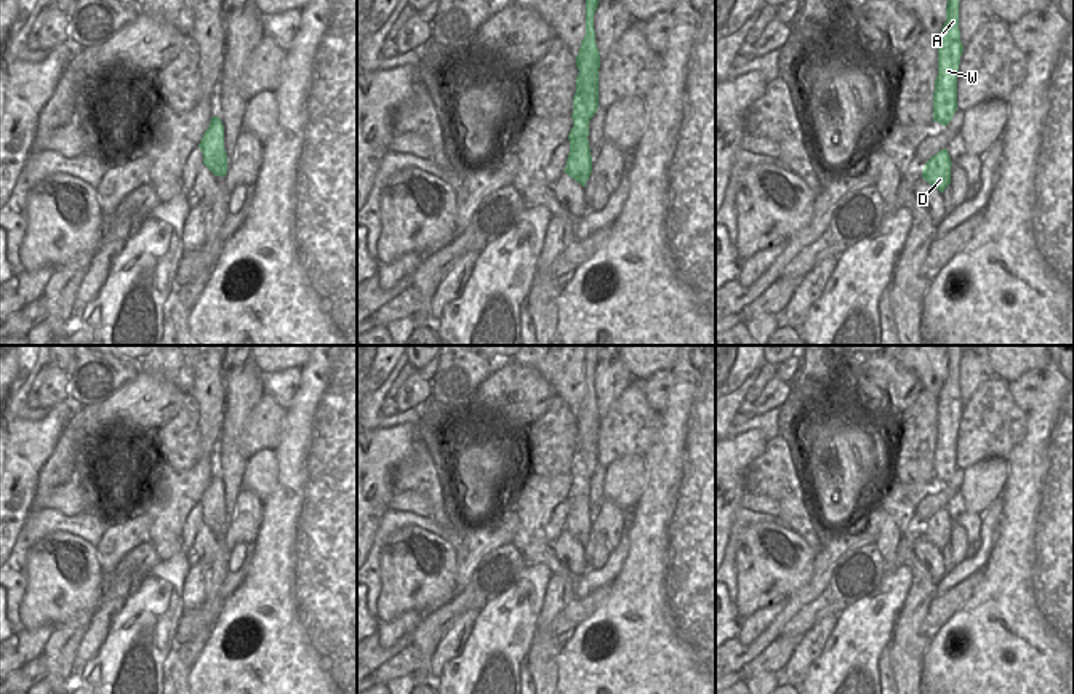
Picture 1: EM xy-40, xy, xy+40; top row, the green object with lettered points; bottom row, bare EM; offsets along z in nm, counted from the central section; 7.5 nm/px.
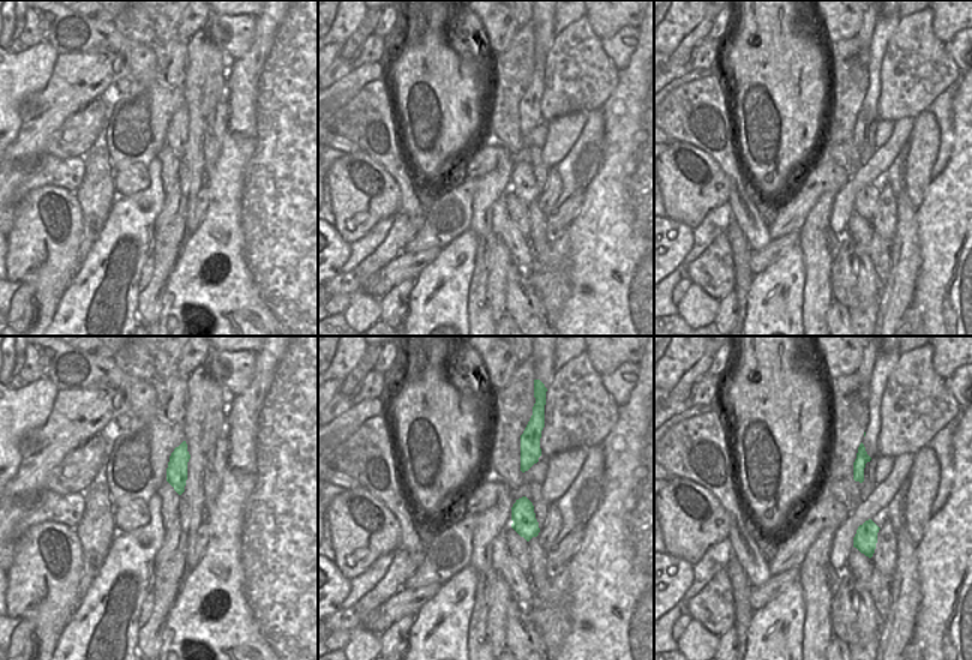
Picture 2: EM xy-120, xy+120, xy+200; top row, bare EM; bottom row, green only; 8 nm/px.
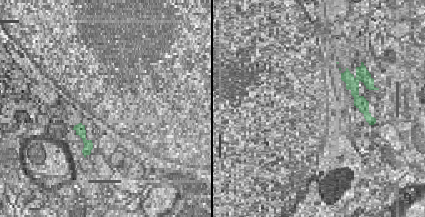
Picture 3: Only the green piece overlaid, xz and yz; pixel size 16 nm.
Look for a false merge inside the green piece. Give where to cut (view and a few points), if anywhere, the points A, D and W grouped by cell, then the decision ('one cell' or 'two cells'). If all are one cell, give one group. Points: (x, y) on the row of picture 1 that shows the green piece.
cut xy (573, 115), (589, 120); groups A W / D; two cells

